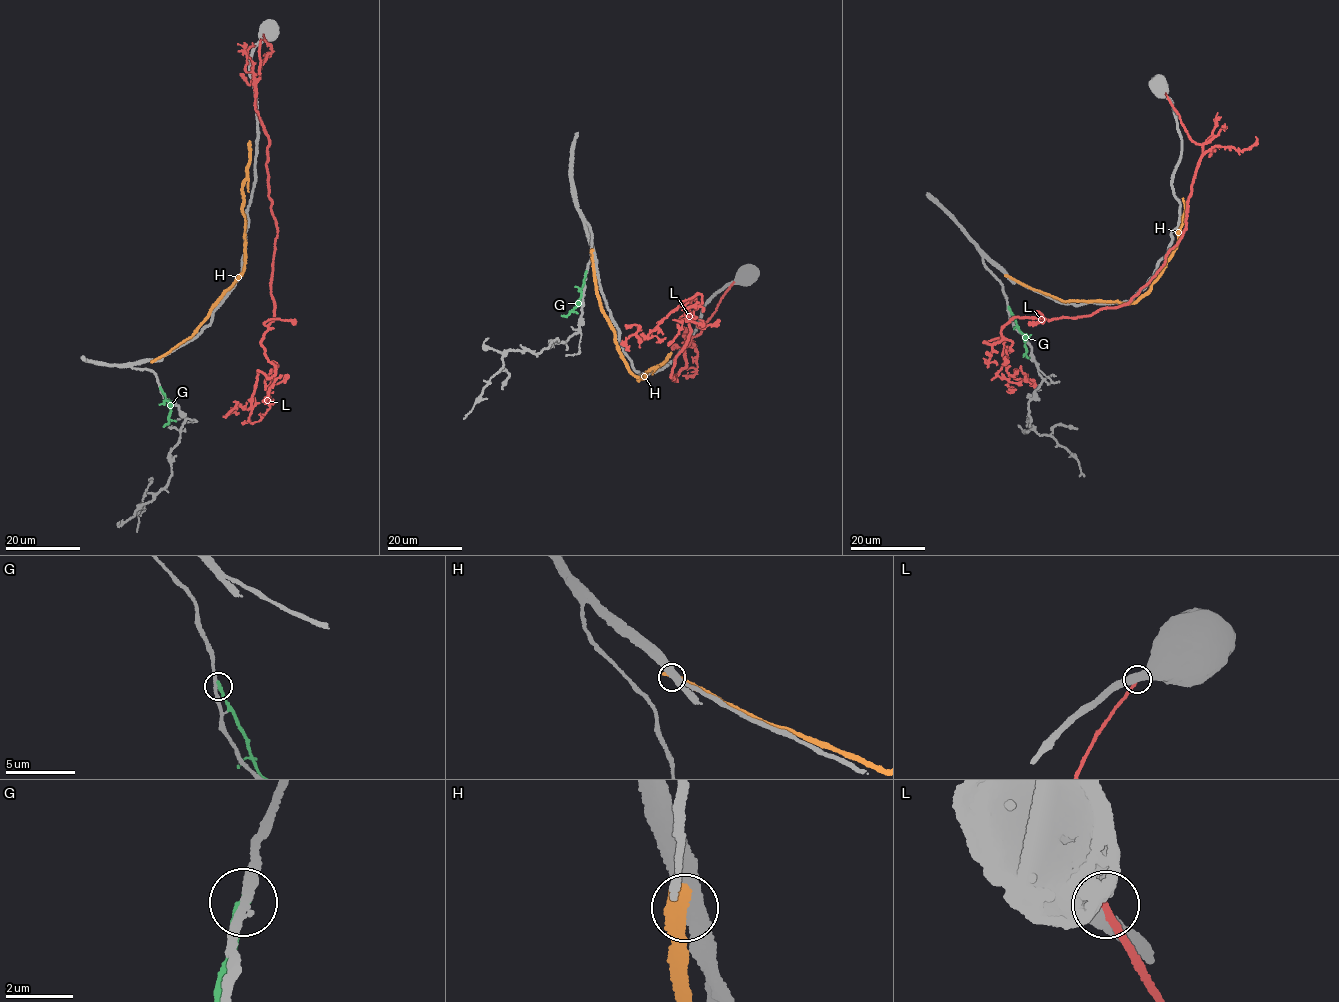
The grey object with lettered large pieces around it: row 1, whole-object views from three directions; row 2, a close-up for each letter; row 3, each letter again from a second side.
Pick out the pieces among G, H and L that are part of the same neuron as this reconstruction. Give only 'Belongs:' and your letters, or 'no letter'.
Belongs: no letter

